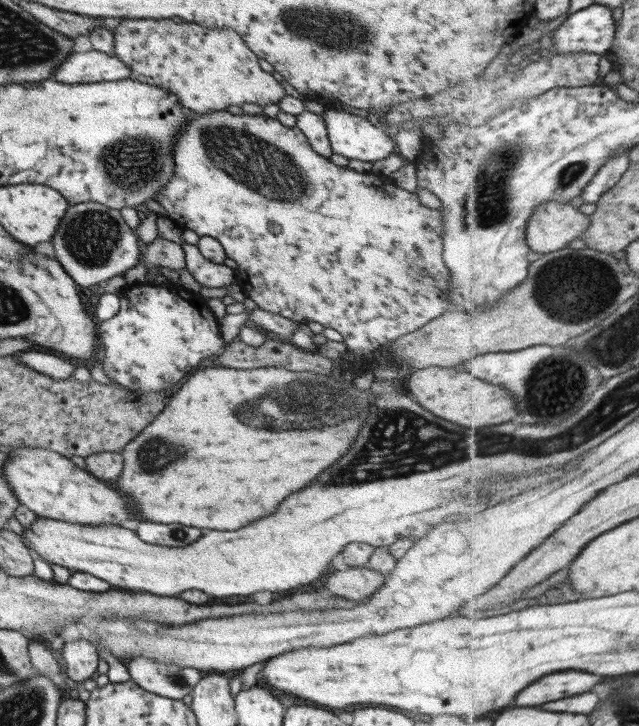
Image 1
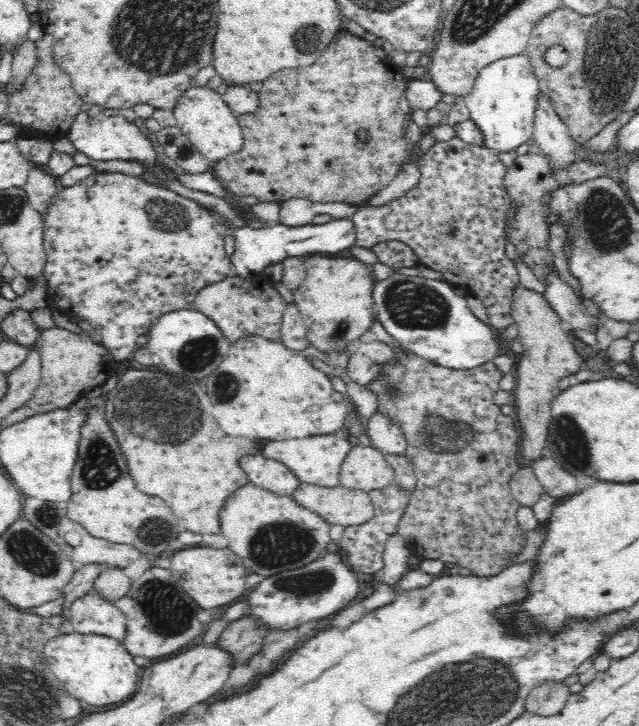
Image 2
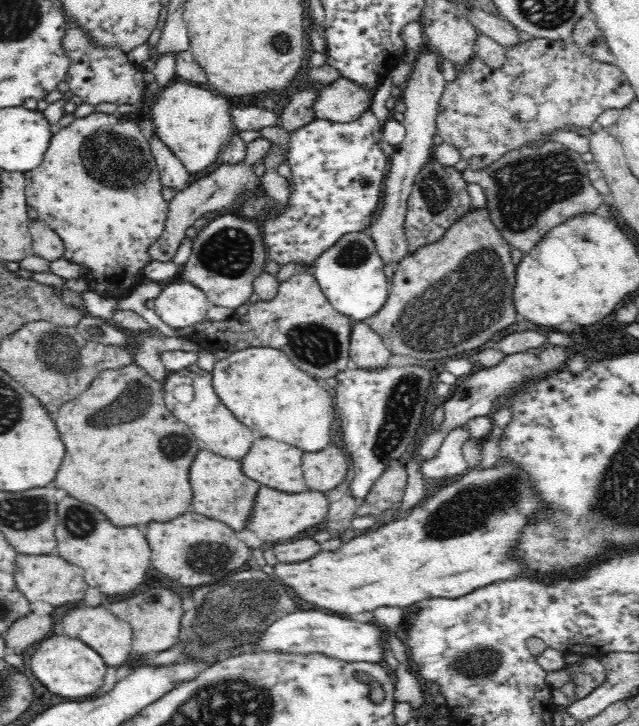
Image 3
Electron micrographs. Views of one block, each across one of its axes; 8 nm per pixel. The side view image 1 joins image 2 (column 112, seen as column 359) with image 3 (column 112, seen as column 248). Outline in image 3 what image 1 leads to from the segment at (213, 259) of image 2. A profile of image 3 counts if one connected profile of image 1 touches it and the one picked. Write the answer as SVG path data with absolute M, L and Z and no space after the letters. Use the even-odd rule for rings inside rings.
M94 112L90 116L80 118L74 124L61 128L58 132L53 133L52 140L50 140L50 146L44 153L40 166L34 168L25 173L28 184L26 184L26 196L27 204L34 207L37 210L38 218L46 222L48 226L62 239L65 244L63 257L66 260L71 260L80 264L83 271L83 277L90 291L104 296L106 298L122 298L131 288L136 288L141 282L145 281L142 274L144 274L144 264L150 264L153 258L150 257L150 246L162 236L164 232L164 222L166 222L166 214L168 214L168 204L162 197L162 184L158 177L158 167L154 158L152 158L151 146L148 140L144 137L140 126L134 122L134 120L128 120L128 118L122 118L118 114L101 114Z

